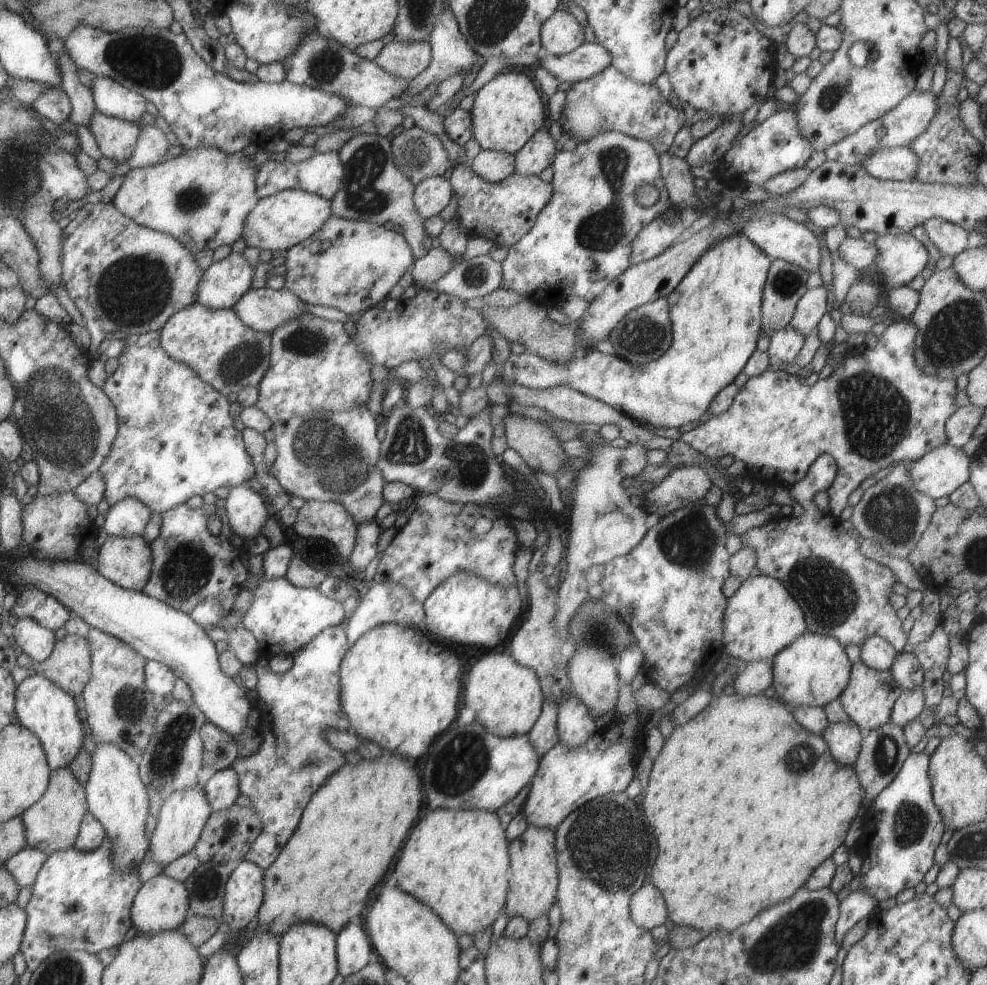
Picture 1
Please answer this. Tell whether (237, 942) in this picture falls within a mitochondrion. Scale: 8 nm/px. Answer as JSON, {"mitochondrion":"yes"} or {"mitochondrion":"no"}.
{"mitochondrion":"no"}

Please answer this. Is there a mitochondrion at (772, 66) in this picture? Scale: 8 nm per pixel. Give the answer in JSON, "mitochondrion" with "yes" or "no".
{"mitochondrion":"no"}

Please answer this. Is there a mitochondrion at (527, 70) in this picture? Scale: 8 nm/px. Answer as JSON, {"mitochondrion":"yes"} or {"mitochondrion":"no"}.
{"mitochondrion":"no"}

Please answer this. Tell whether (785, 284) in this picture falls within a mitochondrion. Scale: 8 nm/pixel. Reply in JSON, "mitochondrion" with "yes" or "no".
{"mitochondrion":"yes"}

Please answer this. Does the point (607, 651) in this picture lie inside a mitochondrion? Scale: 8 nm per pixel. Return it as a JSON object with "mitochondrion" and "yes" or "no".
{"mitochondrion":"yes"}

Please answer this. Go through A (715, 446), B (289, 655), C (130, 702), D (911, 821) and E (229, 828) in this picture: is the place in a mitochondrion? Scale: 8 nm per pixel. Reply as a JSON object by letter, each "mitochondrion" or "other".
{"A":"other","B":"other","C":"mitochondrion","D":"mitochondrion","E":"other"}

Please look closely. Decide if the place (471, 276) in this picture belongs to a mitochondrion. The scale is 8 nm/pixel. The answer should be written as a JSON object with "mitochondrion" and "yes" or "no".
{"mitochondrion":"no"}

